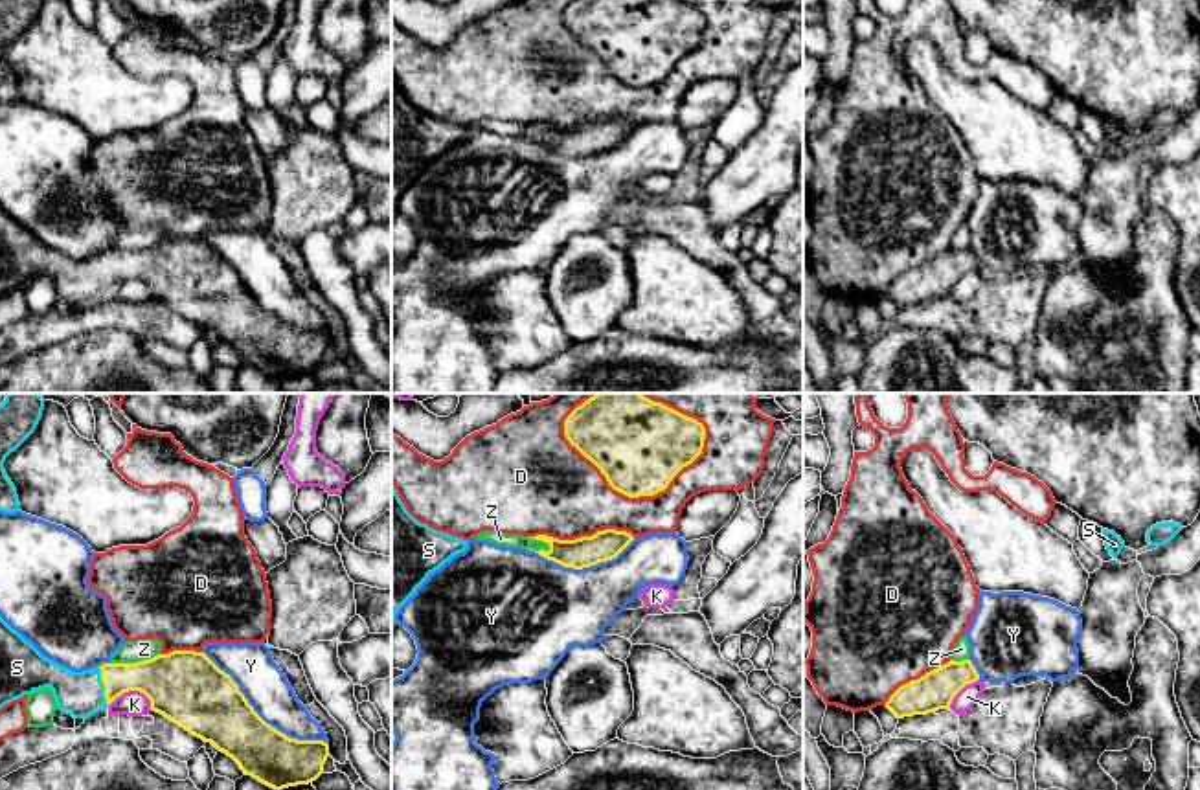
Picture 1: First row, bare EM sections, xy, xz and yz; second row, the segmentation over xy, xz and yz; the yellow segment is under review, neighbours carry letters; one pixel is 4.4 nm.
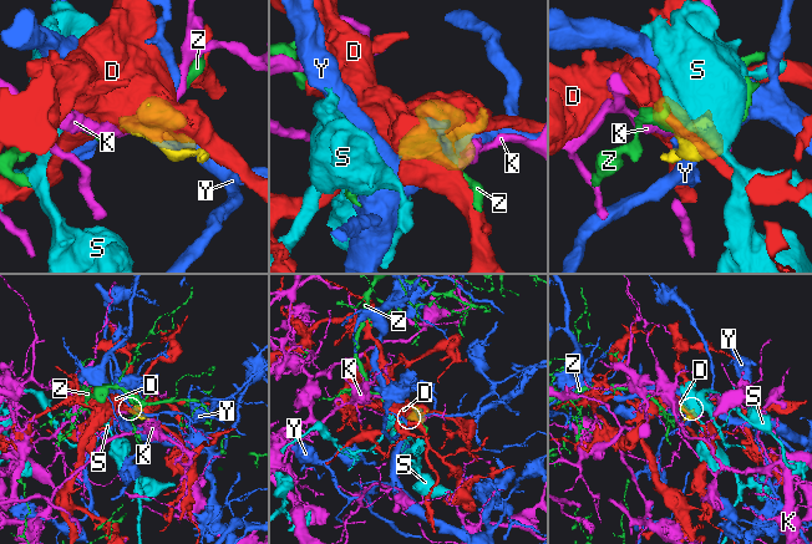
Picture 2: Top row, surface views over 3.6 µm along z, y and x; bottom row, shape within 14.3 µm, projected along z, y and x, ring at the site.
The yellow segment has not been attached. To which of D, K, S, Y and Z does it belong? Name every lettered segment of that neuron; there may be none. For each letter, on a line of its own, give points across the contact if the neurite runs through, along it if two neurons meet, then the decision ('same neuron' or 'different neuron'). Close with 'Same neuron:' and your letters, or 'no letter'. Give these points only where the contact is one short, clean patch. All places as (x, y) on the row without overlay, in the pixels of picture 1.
D: different neuron
K: different neuron
S: runs through xy (160, 267), (113, 267), (103, 272), (81, 283); same neuron
Y: different neuron
Z: border along xy (158, 241), (136, 250), (111, 252); different neuron
Same neuron: S

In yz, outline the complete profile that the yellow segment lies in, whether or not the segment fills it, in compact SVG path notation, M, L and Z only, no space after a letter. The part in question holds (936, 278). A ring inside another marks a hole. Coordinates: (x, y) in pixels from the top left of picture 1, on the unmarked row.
M970 248L954 250L926 261L919 268L900 274L886 290L886 296L897 305L928 303L948 298L954 285L968 272L979 268Z

